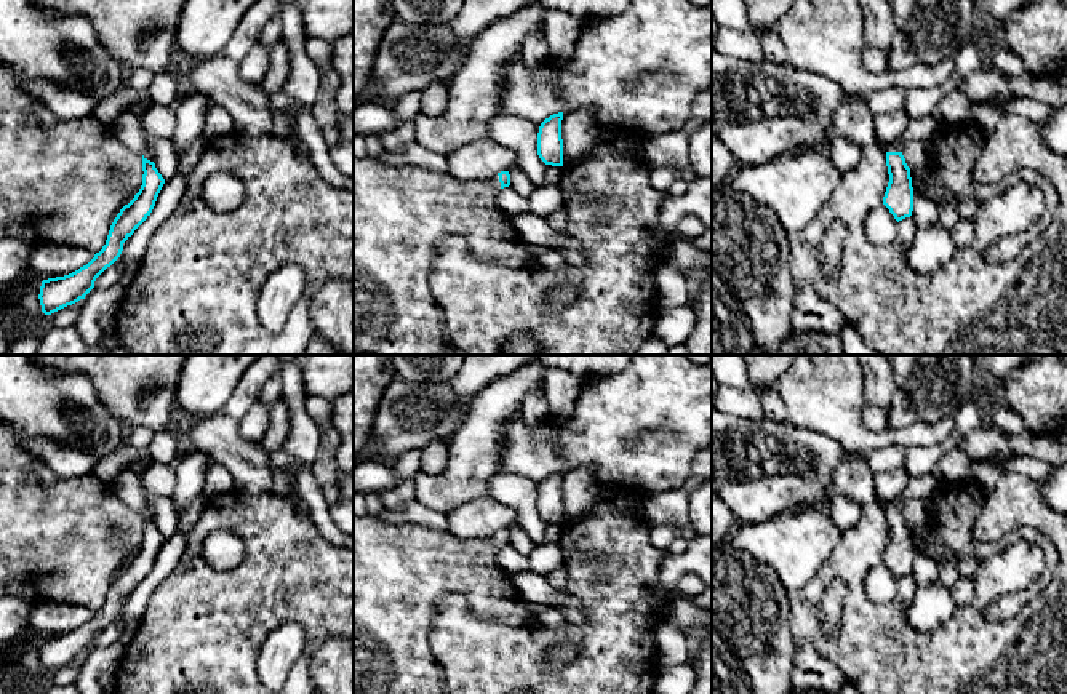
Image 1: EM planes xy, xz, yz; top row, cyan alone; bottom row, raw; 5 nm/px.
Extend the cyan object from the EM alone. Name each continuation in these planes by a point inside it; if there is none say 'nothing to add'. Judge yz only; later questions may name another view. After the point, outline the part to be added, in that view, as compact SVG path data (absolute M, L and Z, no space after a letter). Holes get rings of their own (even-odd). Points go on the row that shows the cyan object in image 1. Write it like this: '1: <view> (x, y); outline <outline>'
1: yz (898, 144); outline M904 134L896 138L893 142L888 144L888 149L886 152L902 152L904 147L905 147L905 139L904 139Z

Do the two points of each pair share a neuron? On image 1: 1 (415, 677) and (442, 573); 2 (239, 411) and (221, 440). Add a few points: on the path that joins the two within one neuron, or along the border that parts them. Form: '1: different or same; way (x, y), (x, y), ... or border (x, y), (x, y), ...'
1: same; way (415, 651), (416, 598)
2: different; border (223, 411), (237, 421)

